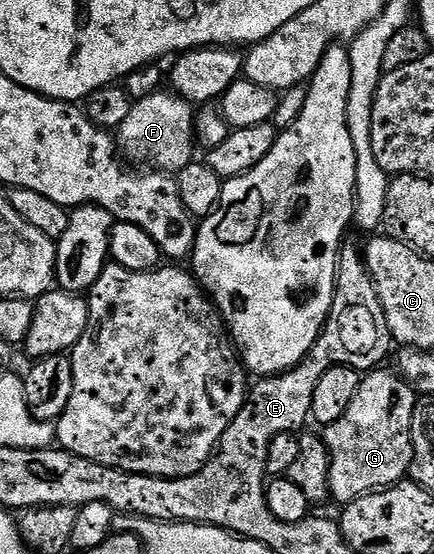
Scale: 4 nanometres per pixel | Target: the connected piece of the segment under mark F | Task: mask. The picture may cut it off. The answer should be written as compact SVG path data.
M160 91L134 102L125 123L121 123L117 131L117 145L128 162L152 161L155 164L152 166L159 171L185 168L197 153L195 113L191 102L170 91Z

